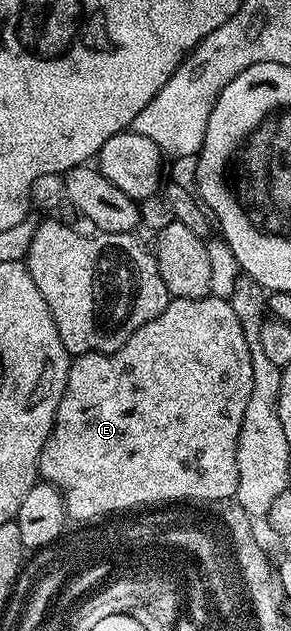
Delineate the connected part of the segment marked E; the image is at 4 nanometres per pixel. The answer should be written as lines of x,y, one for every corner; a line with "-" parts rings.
210,294
199,298
198,300
179,300
176,298
170,299
168,306
163,310
163,314
159,314
159,318
151,318
151,322
147,322
143,326
139,326
139,330
128,333
125,336
125,345
114,352
89,352
86,356
76,357
70,363
69,377
65,383
65,389
61,395
61,401
57,407
57,419
53,423
53,433
49,436
49,441
43,446
41,451
41,462
39,465
39,476
42,481
48,482
61,490
62,496
65,498
65,511
70,517
73,516
77,520
91,520
93,522
96,516
102,518
112,517
114,514
125,514
128,508
137,510
144,504
154,506
164,505
166,502
197,502
193,500
210,501
228,501
230,498
236,497
237,487
239,486
239,466
237,465
237,443
241,440
241,427
243,426
243,418
247,414
247,398
251,398
251,378
253,371
251,370
251,350
247,346
247,338
243,326
239,326
239,318
235,314
235,310
229,304
228,299
224,295

